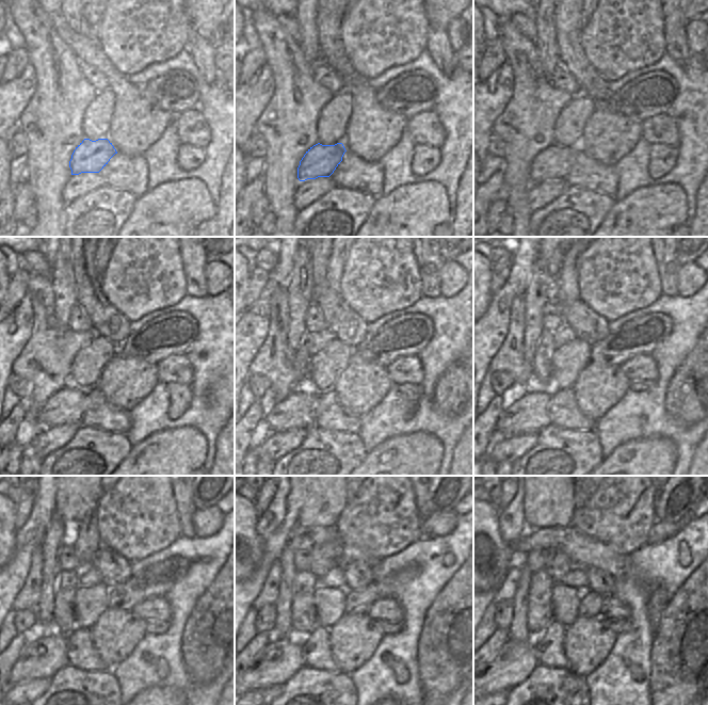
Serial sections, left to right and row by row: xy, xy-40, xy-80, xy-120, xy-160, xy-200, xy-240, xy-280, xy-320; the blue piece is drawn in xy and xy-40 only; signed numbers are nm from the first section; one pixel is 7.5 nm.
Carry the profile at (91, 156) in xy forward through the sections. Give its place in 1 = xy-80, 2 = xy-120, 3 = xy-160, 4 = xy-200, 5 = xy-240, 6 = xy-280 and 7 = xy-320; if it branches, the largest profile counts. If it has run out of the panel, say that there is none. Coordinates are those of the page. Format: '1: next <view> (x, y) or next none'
1: next xy-80 (554, 162)
2: next xy-120 (66, 406)
3: next xy-160 (296, 411)
4: next xy-200 (527, 413)
5: next xy-240 (45, 654)
6: next xy-280 (280, 658)
7: next xy-320 (515, 661)

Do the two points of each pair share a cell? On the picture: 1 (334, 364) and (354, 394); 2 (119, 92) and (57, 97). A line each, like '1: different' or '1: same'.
1: different
2: different

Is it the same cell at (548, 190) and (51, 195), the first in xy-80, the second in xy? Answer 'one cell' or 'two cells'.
two cells

